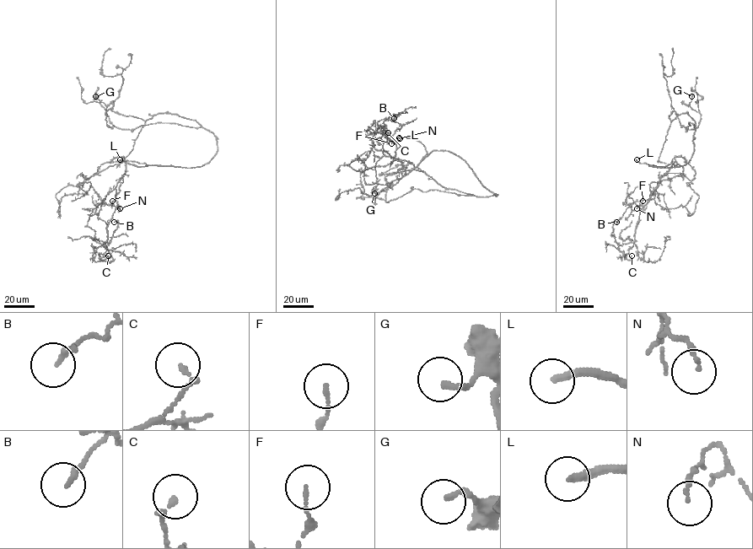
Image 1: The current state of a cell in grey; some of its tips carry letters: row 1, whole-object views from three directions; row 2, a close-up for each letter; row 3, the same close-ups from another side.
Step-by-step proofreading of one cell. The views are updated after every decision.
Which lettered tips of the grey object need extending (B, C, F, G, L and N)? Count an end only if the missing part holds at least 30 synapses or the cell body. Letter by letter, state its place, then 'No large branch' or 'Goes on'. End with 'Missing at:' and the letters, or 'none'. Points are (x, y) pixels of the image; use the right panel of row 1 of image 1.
B: Place: (616, 222). No large branch
C: Place: (631, 255). No large branch
F: Place: (642, 201). No large branch
G: Place: (691, 96). No large branch
L: Place: (637, 159). Goes on
N: Place: (637, 208). No large branch
Missing at: L

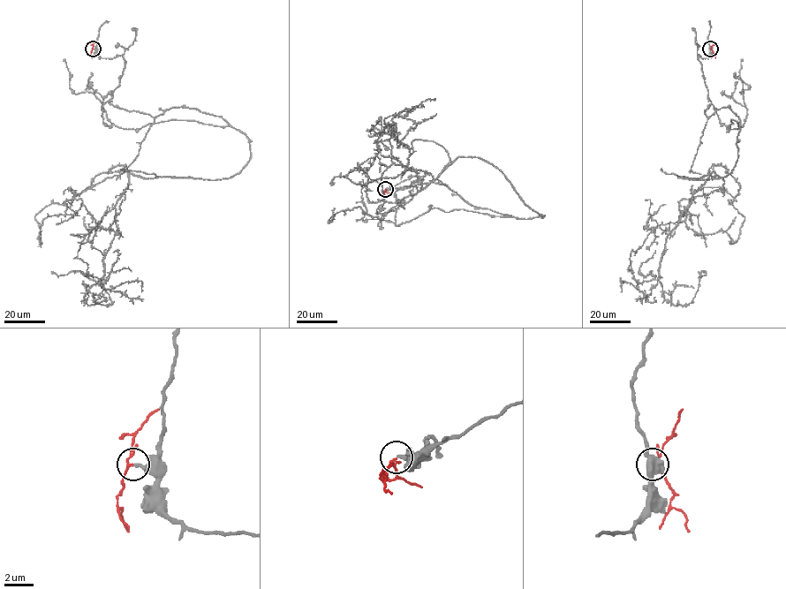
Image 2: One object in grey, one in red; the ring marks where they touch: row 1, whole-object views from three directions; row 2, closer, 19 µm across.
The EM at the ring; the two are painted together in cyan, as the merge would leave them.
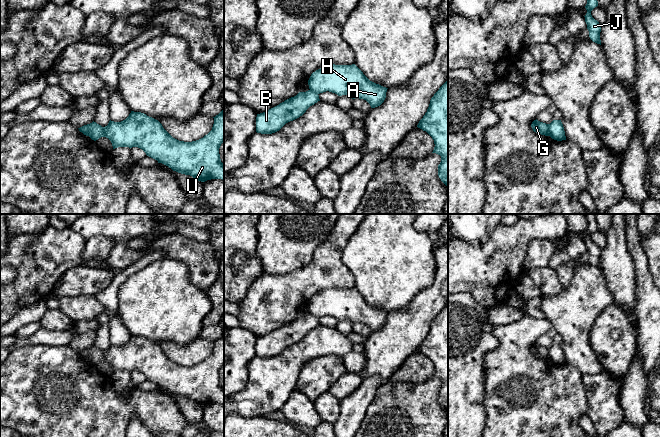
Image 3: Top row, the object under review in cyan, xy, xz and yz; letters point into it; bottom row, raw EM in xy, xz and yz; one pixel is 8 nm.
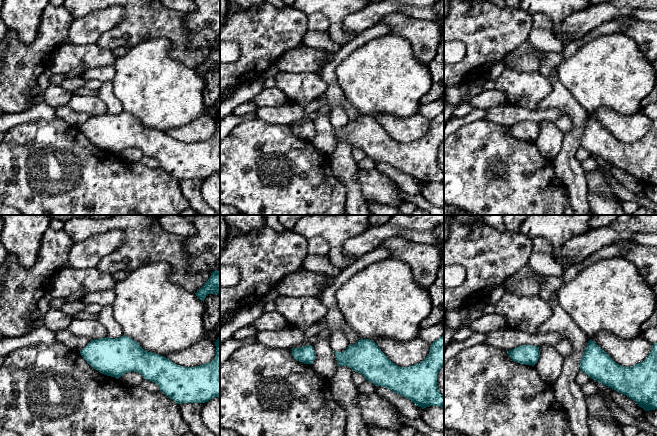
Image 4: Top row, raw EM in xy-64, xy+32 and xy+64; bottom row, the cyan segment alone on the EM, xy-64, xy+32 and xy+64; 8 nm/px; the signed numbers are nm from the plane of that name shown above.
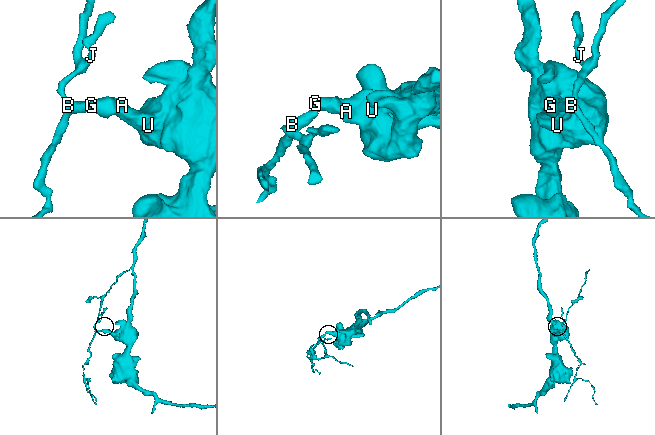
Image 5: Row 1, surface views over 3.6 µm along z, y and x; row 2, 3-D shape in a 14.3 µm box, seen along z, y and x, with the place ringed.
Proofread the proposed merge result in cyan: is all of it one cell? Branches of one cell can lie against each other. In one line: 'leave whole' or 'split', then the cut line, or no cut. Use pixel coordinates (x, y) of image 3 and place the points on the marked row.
split | xy (88, 124), (89, 135)

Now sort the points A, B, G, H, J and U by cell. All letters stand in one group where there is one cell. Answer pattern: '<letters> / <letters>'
A G H U / B J

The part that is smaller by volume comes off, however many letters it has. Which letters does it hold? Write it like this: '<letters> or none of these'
B, J

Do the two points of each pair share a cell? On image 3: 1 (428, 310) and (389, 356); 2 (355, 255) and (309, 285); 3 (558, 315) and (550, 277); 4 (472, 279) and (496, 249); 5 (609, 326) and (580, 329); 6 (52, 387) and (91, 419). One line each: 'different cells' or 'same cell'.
1: same cell
2: different cells
3: different cells
4: same cell
5: different cells
6: same cell

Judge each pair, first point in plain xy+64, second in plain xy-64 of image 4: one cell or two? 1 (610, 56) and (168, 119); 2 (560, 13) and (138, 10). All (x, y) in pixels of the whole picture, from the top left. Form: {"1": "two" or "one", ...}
{"1": "one", "2": "one"}

